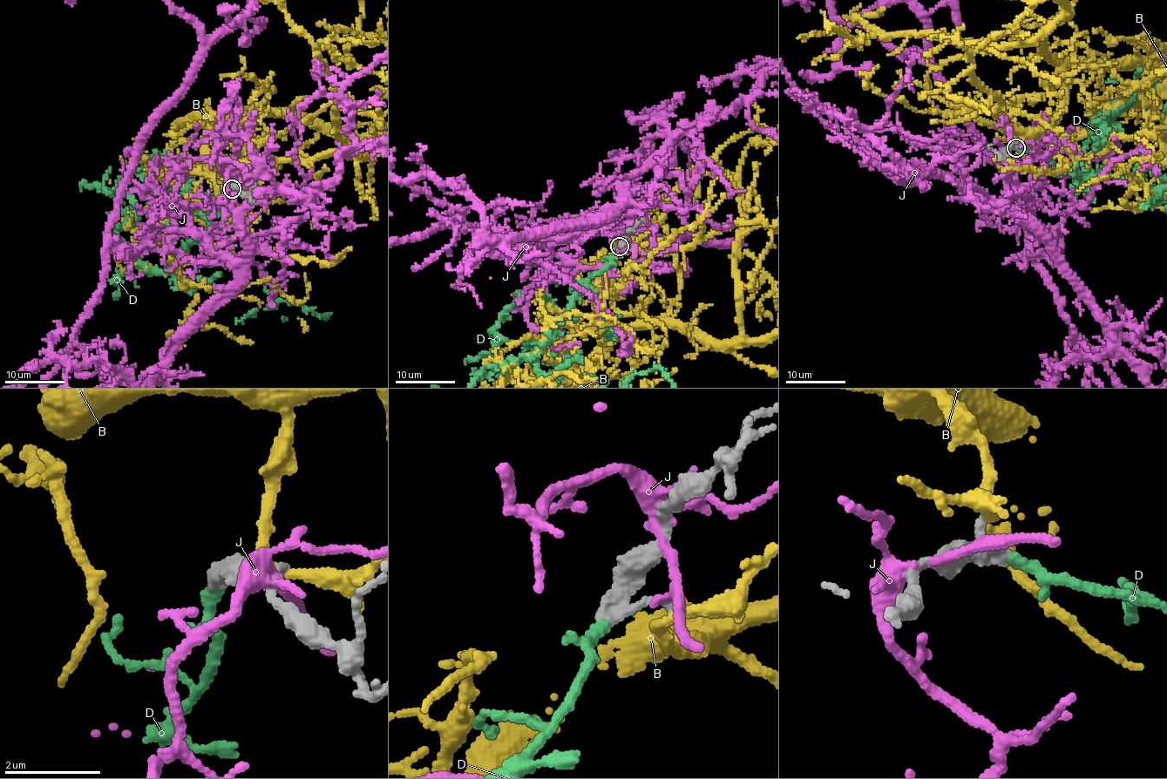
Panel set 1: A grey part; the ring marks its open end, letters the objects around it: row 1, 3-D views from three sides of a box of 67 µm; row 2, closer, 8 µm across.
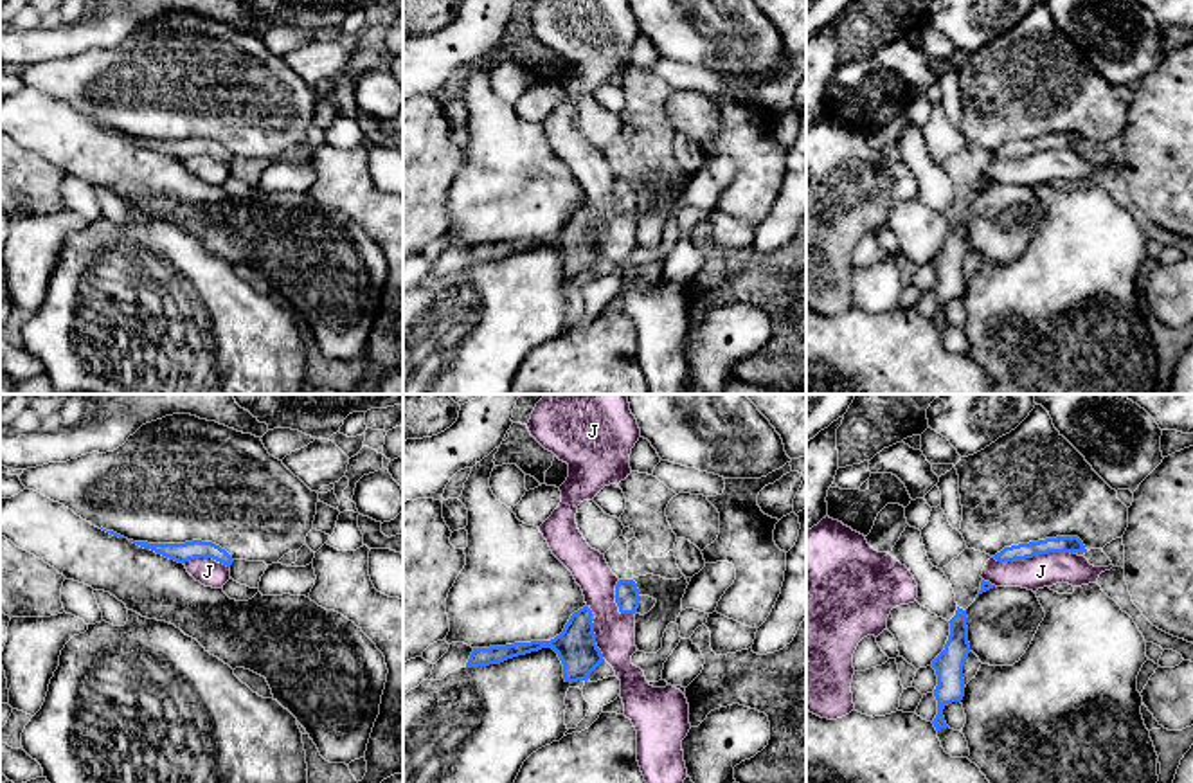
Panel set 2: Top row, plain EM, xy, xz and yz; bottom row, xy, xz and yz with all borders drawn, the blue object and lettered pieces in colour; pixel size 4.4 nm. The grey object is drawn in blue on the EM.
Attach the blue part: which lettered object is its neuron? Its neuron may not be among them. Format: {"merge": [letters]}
{"merge": ["D"]}

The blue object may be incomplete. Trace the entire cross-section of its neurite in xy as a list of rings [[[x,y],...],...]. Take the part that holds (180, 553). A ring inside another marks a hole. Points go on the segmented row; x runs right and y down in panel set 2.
[[[193,540],[185,544],[148,544],[148,542],[133,542],[133,544],[144,549],[151,549],[157,554],[162,554],[178,563],[185,563],[194,558],[212,558],[230,567],[234,562],[232,556],[225,549],[221,549],[220,545],[212,542]]]

